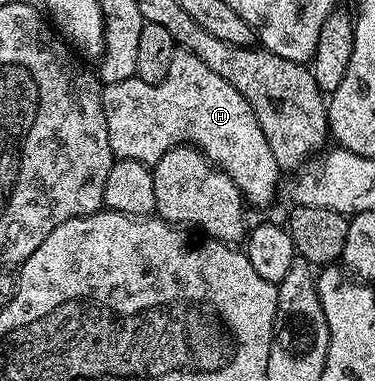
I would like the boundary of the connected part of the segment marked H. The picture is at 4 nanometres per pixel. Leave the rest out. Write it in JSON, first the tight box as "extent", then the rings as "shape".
{"extent":[102,49,282,206],"shape":[[[183,49],[175,50],[168,73],[159,84],[150,84],[139,77],[129,77],[102,90],[104,119],[108,123],[108,143],[115,158],[124,161],[139,161],[153,167],[163,155],[178,145],[189,145],[201,150],[219,169],[224,169],[236,183],[243,200],[251,206],[266,205],[274,197],[282,171],[273,158],[272,147],[260,128],[251,105],[226,79],[212,71],[194,53]]]}

